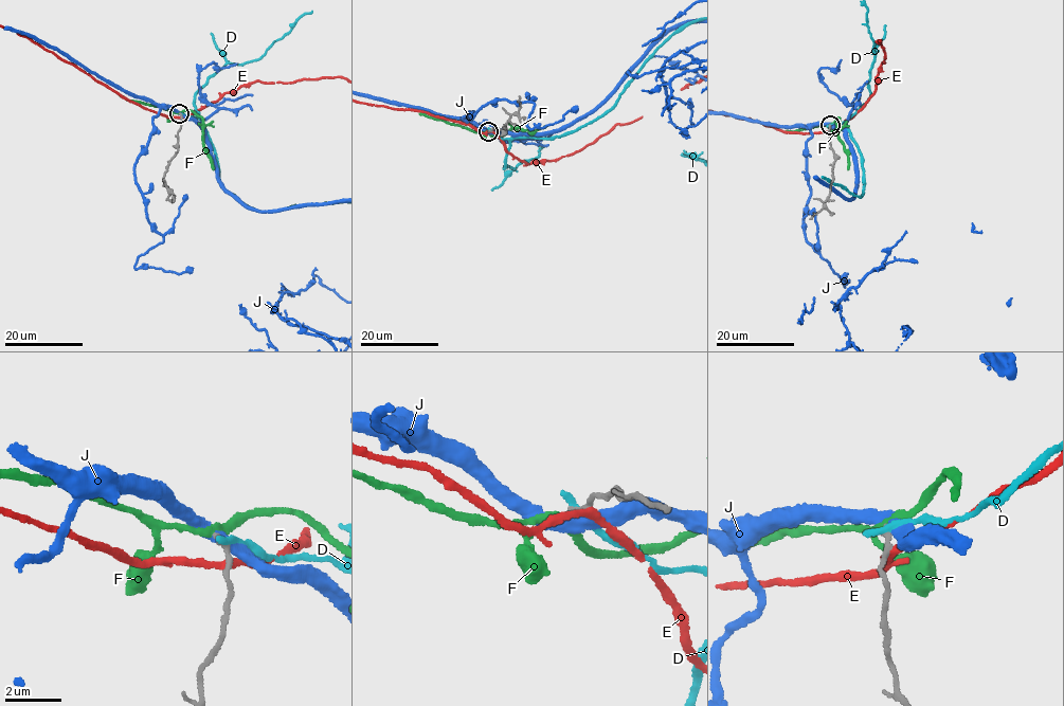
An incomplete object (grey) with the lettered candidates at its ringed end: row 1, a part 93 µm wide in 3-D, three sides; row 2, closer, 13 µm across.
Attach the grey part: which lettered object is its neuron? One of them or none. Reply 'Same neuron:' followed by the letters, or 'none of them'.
Same neuron: none of them

